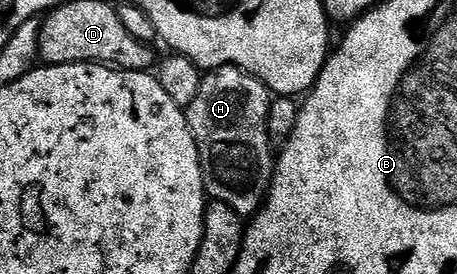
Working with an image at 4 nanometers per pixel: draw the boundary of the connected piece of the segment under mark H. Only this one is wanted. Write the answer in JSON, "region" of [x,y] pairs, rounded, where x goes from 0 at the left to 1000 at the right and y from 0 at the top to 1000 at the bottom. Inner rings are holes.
{"region":[[[484,241],[475,255],[446,266],[444,288],[440,292],[440,325],[431,332],[431,365],[422,365],[422,380],[405,391],[409,449],[422,482],[422,511],[435,533],[435,580],[444,602],[444,679],[453,690],[455,726],[501,745],[501,759],[510,759],[510,774],[534,788],[556,788],[573,766],[575,745],[584,730],[584,697],[591,693],[593,664],[602,650],[606,547],[593,536],[597,529],[597,507],[589,482],[589,394],[593,391],[595,369],[597,347],[578,299],[569,299],[565,285],[558,285],[551,270],[540,270],[519,241]]]}

